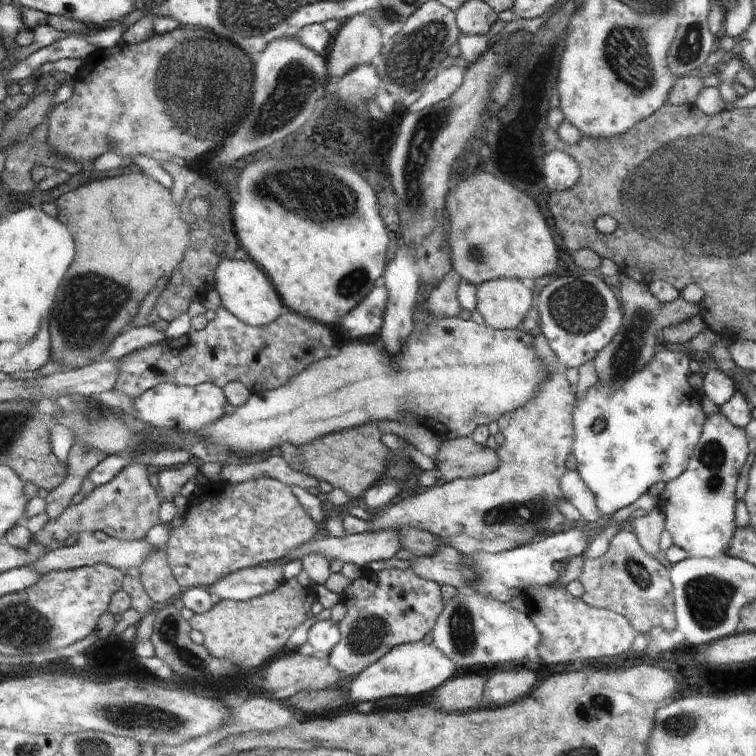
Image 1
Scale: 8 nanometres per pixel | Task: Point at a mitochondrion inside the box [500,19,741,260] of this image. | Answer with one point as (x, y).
(689, 48)

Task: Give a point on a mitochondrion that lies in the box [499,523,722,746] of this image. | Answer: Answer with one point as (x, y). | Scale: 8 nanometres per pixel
(682, 723)

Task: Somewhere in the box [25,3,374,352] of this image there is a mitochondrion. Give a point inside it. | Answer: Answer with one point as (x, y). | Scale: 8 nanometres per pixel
(190, 76)

